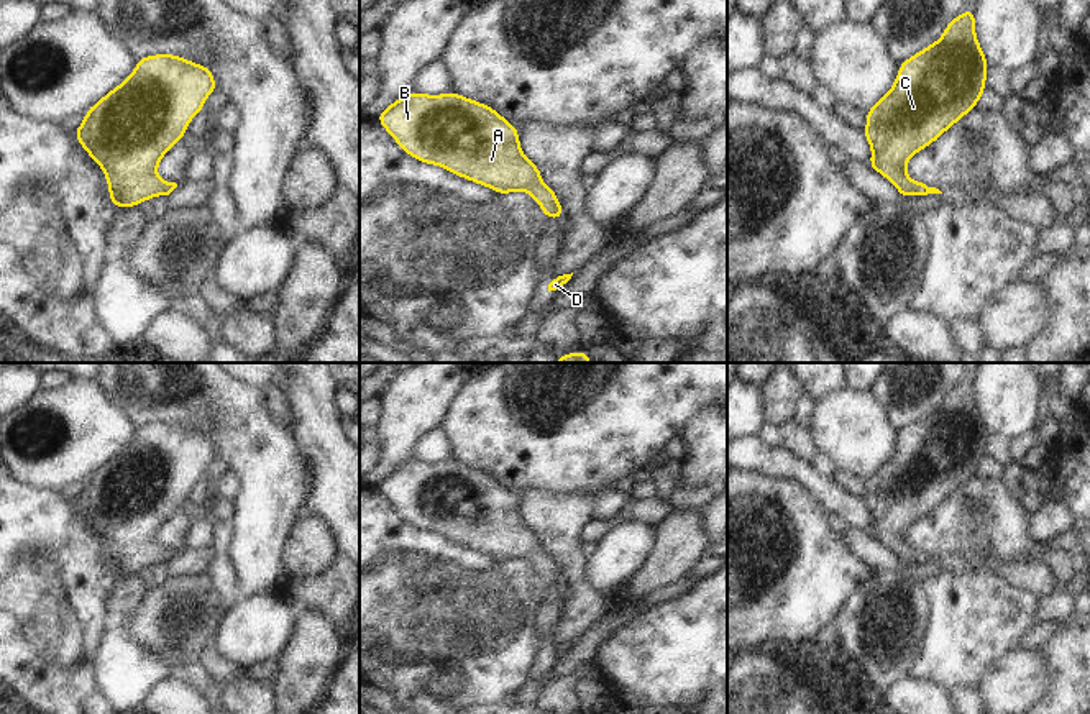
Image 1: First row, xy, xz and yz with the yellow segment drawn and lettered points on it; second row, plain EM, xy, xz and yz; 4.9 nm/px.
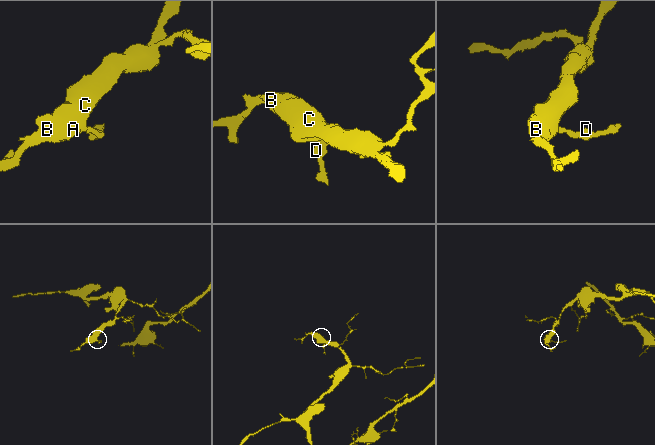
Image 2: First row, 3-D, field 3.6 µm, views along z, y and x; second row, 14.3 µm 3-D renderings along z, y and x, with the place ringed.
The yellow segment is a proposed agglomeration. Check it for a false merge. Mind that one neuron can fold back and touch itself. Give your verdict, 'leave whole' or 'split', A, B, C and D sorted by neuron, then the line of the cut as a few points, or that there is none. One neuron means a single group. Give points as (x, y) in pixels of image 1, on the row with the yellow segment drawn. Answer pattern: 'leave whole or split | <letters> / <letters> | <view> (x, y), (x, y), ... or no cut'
leave whole | A B C D | no cut

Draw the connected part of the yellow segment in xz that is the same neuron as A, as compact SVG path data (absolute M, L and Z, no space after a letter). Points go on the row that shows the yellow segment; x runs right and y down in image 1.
M412 92L376 118L412 158L483 184L497 194L525 190L545 218L563 218L558 197L520 149L519 130L494 108L448 92Z

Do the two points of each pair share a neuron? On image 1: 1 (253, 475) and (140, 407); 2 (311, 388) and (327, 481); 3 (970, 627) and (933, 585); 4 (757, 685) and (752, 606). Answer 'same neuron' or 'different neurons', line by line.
1: same neuron
2: same neuron
3: same neuron
4: different neurons

